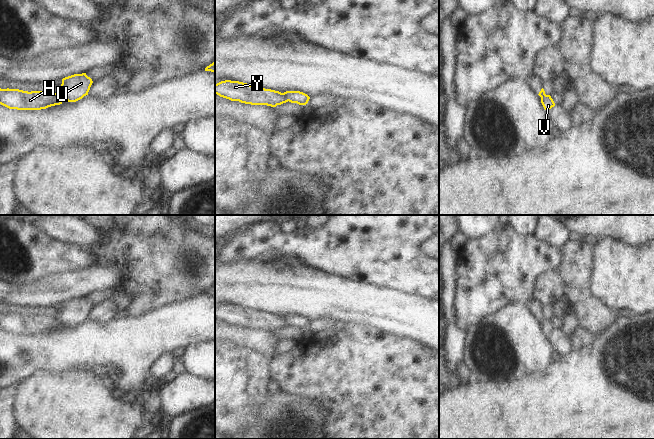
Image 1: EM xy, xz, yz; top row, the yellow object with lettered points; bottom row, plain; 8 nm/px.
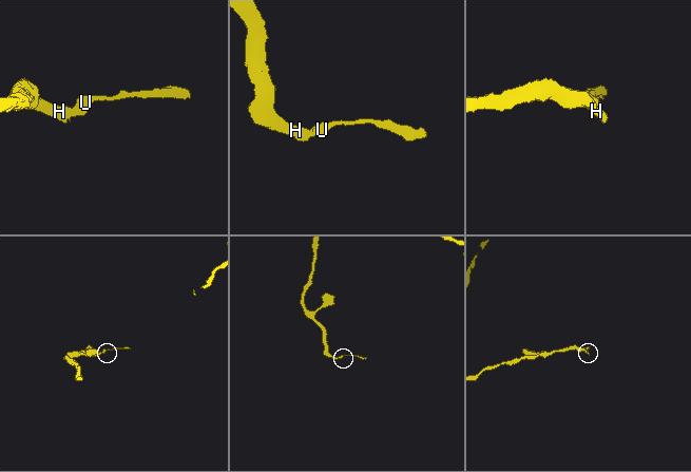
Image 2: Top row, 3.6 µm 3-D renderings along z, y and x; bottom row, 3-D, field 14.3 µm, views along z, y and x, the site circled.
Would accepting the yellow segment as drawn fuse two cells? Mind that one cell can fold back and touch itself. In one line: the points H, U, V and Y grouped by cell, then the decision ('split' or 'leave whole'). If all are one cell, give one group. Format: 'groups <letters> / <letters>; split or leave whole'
groups H V Y / U; split

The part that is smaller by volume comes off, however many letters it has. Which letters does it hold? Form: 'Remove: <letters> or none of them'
Remove: U

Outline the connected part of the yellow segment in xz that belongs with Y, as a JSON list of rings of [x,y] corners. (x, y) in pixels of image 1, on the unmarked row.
[[[231,304],[215,308],[215,318],[231,325],[239,325],[251,329],[276,331],[288,326],[284,317],[279,315]]]

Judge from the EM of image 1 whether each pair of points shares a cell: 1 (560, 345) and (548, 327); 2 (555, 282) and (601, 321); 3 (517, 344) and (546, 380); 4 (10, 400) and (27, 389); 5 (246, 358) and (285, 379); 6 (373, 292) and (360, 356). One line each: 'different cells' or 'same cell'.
1: same cell
2: different cells
3: different cells
4: different cells
5: different cells
6: different cells

